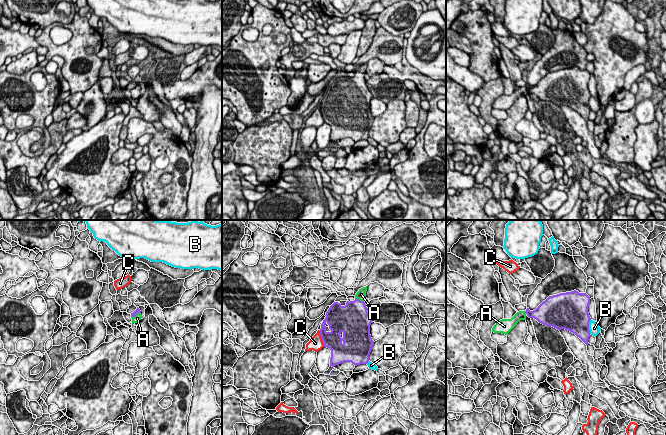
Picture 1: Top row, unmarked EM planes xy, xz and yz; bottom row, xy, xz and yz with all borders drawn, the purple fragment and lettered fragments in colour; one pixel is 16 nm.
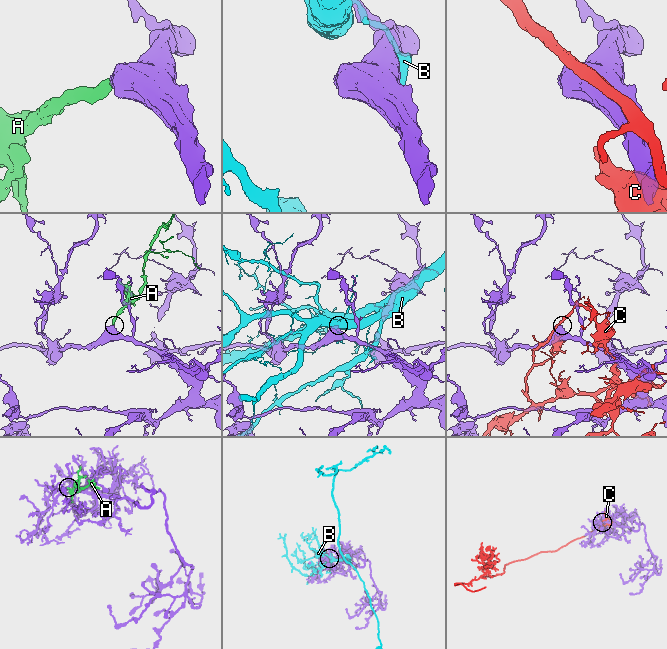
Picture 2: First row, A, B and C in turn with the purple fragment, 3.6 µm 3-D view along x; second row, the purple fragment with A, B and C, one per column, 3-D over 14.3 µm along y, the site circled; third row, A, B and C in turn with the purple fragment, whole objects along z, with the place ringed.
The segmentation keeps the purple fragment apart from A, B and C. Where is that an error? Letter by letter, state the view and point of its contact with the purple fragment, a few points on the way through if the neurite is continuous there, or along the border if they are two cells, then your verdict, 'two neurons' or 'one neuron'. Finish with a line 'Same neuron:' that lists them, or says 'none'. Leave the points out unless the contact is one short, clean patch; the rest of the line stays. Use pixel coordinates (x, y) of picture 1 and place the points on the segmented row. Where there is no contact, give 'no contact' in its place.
A: contact xz (358, 299); way xz (354, 314), (358, 307), (358, 299), (361, 294); one neuron
B: contact yz (588, 326); two neurons
C: contact xz (321, 337); two neurons
Same neuron: A

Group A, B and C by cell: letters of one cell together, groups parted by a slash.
A / B / C

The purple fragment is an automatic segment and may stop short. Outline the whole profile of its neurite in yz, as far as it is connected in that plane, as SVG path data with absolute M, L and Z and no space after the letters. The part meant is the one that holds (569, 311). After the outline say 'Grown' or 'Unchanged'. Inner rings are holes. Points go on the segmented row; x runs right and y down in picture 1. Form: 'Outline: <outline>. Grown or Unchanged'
Outline: M576 290L549 296L533 311L527 308L525 311L517 312L511 319L498 321L493 326L492 332L507 335L520 320L526 320L528 316L559 331L568 330L588 345L591 320L588 313L589 304L590 297Z. Grown

